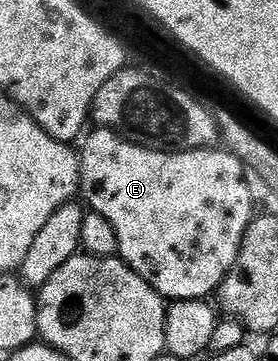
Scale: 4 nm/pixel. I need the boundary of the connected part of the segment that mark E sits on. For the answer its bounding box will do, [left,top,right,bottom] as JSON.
[79,128,255,302]

